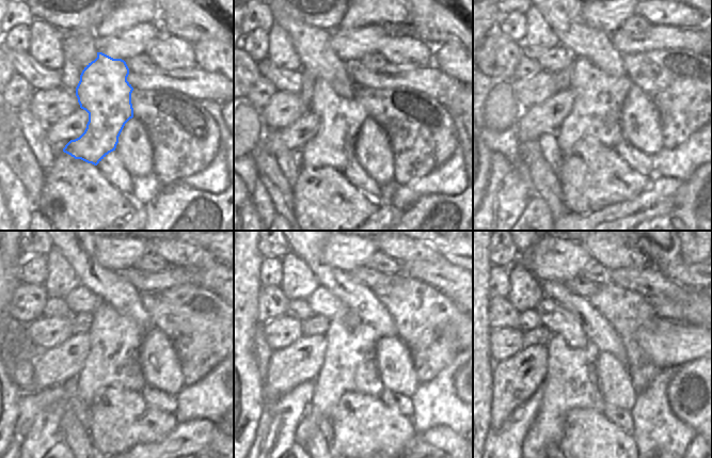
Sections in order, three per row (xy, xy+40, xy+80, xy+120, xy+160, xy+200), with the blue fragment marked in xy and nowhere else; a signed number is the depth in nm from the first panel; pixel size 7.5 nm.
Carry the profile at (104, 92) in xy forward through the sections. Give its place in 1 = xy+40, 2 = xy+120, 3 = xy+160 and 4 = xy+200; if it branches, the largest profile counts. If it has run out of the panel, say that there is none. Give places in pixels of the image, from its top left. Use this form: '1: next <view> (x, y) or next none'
1: next xy+40 (342, 117)
2: next xy+120 (100, 369)
3: next xy+160 (336, 376)
4: next xy+200 (571, 382)

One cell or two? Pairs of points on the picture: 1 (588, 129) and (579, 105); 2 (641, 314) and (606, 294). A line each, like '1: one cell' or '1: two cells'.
1: one cell
2: one cell

